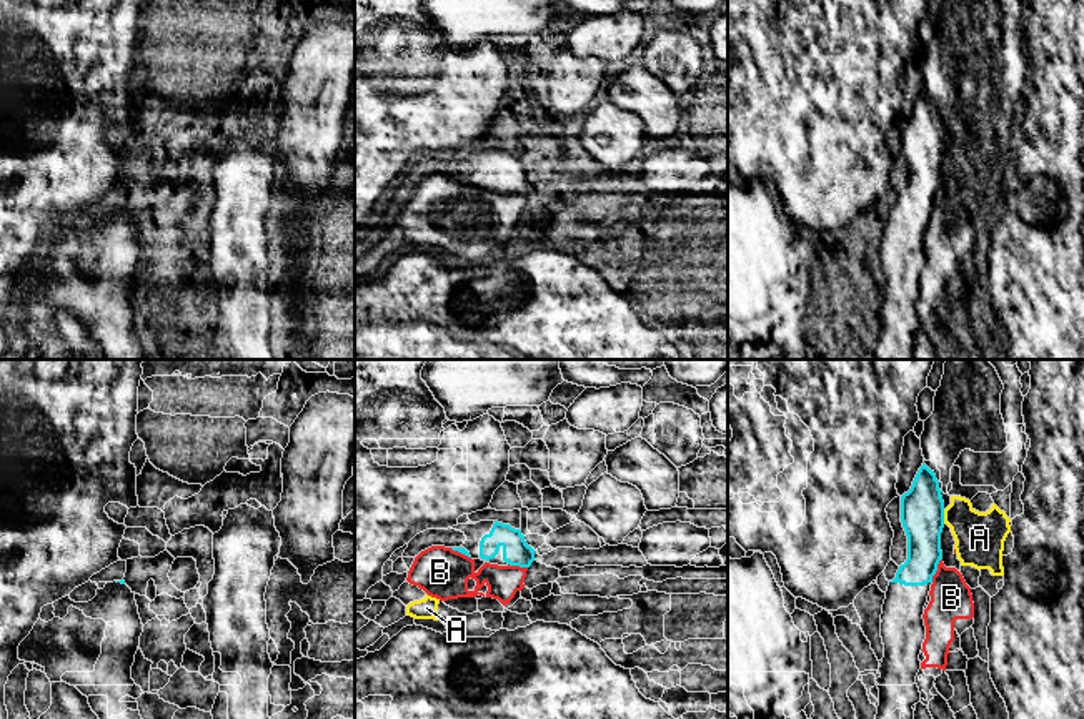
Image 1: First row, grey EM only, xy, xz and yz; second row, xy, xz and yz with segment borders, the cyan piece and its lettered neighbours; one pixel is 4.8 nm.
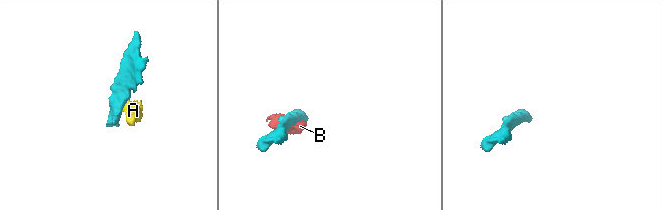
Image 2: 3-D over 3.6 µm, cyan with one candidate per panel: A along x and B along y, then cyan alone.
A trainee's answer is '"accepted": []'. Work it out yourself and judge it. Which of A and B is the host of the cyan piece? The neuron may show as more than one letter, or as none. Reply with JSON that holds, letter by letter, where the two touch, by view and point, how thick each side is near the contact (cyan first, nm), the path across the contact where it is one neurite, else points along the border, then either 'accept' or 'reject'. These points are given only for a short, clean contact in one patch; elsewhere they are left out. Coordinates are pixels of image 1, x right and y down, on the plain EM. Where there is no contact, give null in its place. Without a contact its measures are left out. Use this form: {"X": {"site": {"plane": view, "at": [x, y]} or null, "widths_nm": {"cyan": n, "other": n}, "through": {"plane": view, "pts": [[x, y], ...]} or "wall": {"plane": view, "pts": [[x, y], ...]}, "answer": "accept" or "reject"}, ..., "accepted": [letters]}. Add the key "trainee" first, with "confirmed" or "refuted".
{"trainee": "confirmed", "A": {"site": {"plane": "yz", "at": [943, 143]}, "widths_nm": {"cyan": 200, "other": 240}, "wall": {"plane": "yz", "pts": [[943, 137], [944, 150]]}, "answer": "reject"}, "B": {"site": {"plane": "yz", "at": [936, 197]}, "widths_nm": {"cyan": 200, "other": 200}, "answer": "reject"}, "accepted": []}

